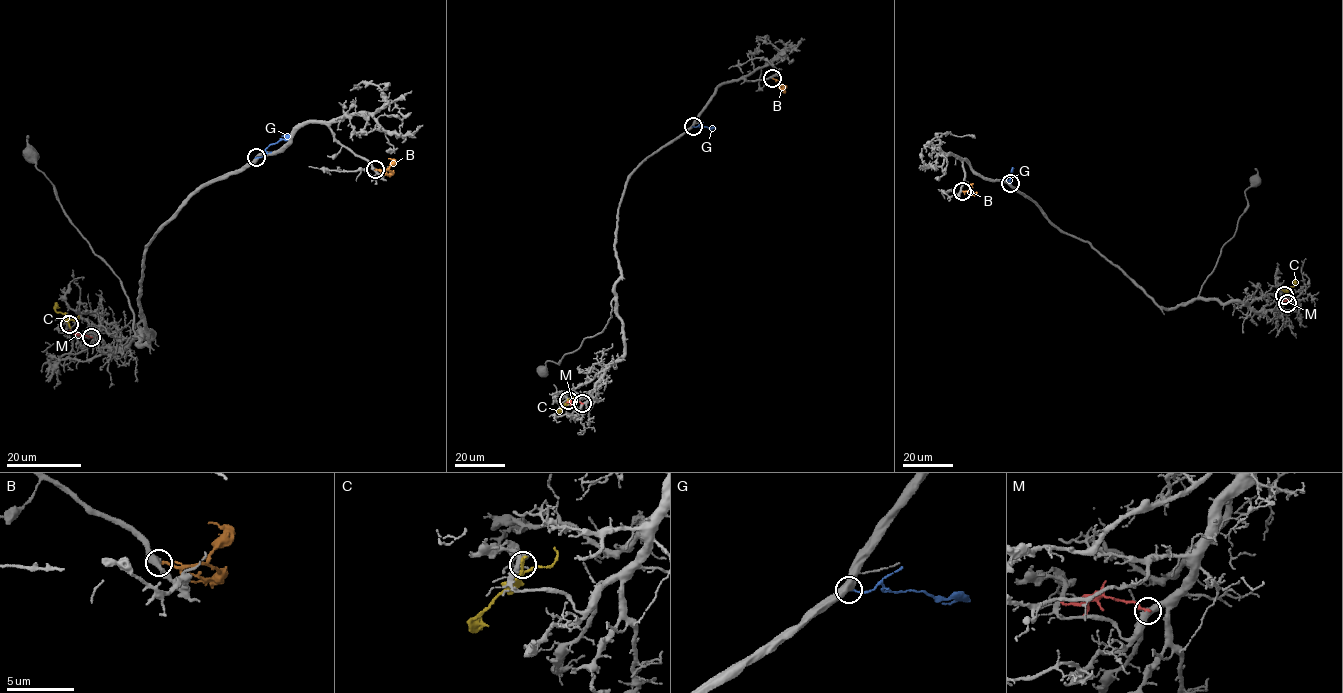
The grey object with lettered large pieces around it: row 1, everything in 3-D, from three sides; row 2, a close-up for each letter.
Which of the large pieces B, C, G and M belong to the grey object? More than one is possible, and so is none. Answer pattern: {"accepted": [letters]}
{"accepted": ["B"]}

